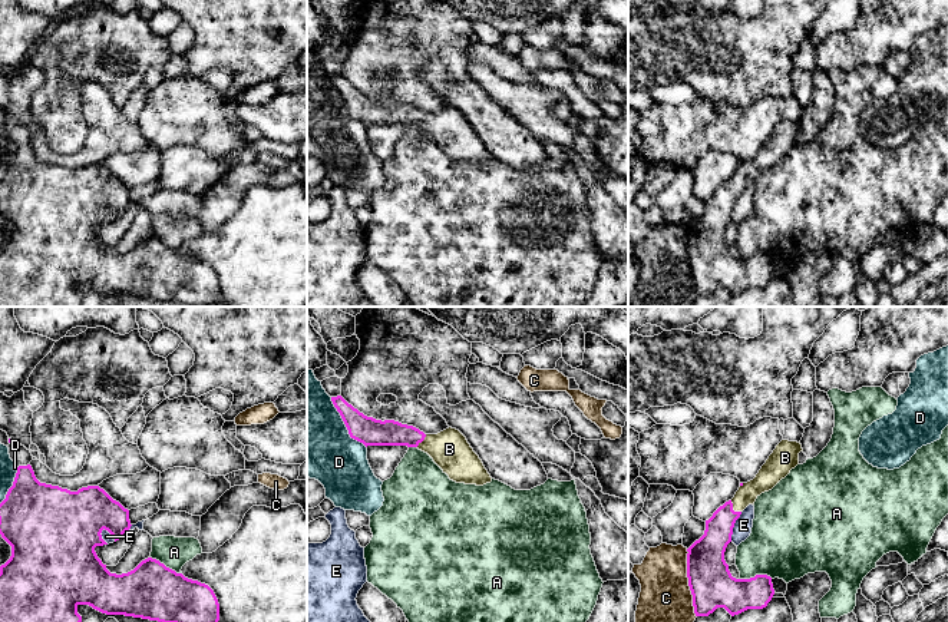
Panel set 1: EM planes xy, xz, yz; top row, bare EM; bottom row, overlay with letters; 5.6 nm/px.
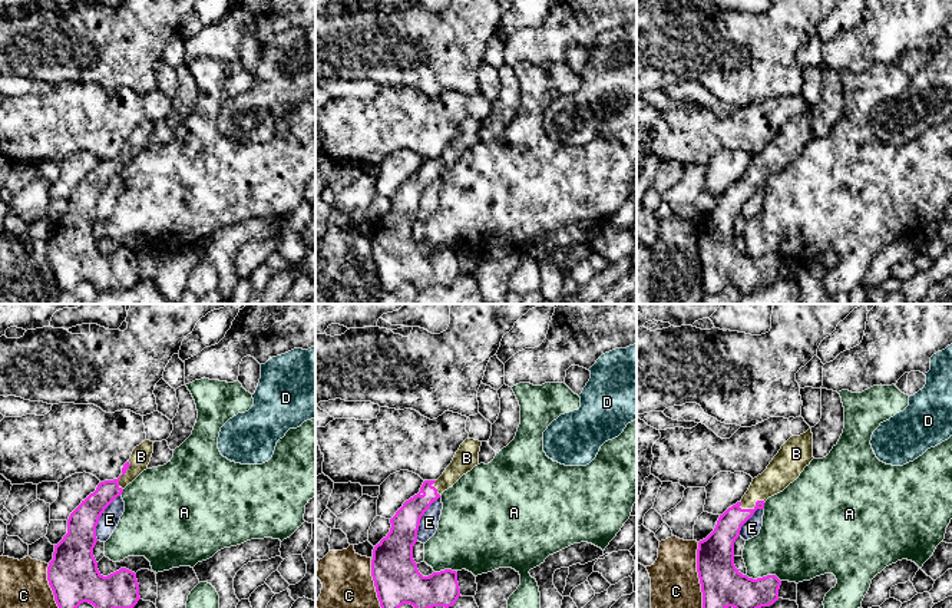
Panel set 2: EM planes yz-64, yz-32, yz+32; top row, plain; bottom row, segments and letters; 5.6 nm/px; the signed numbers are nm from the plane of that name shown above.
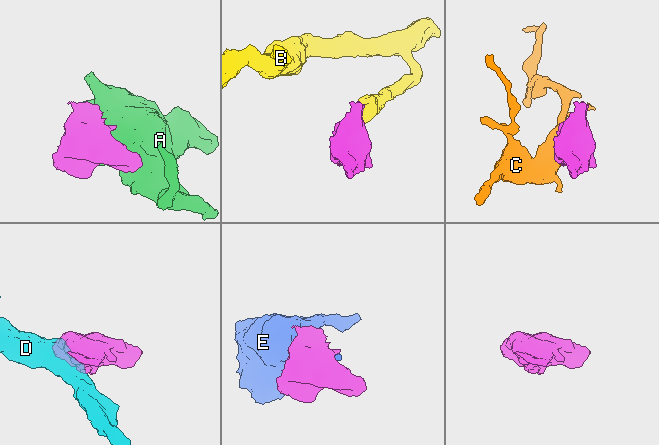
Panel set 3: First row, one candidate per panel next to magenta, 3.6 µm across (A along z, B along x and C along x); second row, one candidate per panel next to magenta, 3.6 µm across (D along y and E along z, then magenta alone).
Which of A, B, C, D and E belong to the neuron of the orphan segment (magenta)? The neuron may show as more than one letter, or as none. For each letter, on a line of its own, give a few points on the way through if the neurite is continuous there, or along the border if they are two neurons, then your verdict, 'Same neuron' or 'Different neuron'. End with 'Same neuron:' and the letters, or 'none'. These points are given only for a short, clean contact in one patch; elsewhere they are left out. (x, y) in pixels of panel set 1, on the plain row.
A: Different neuron
B: Same neuron
C: Different neuron
D: Different neuron
E: Different neuron
Same neuron: B

